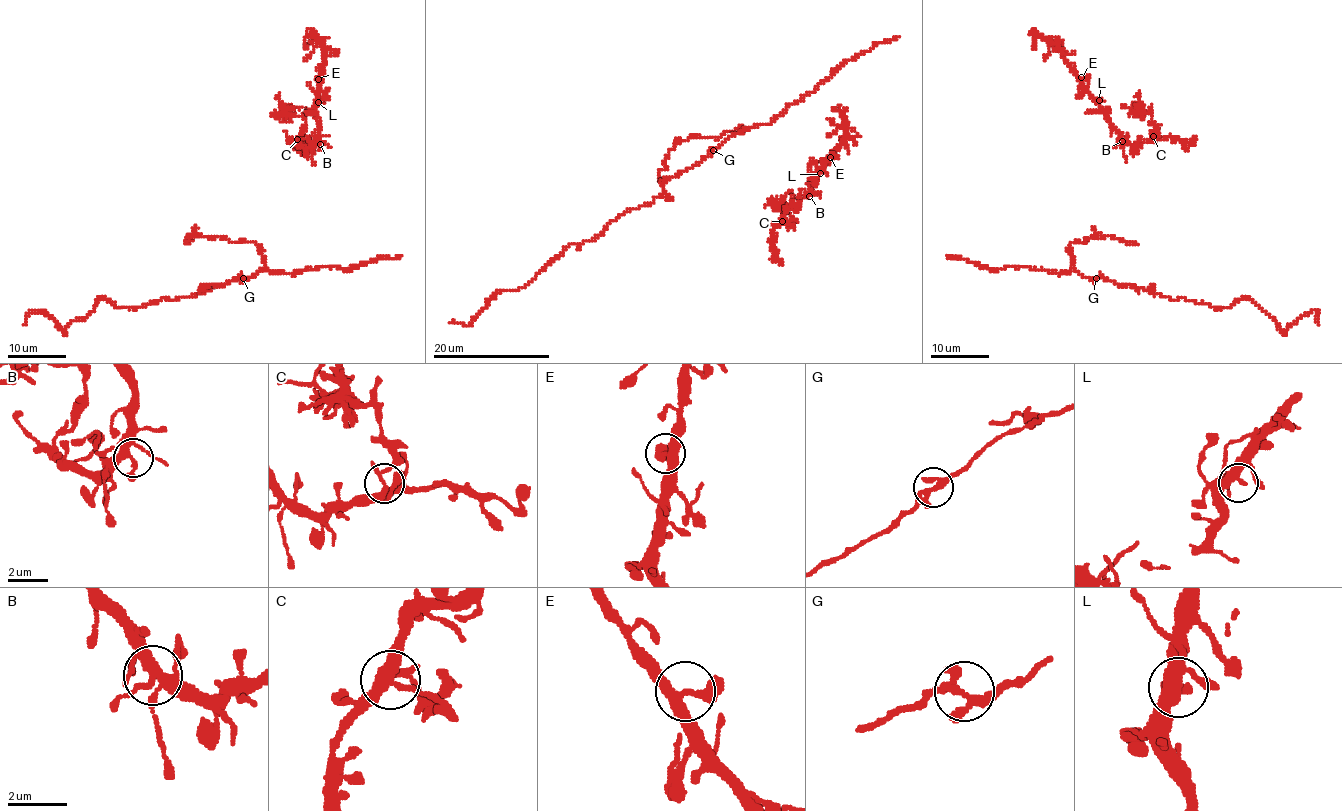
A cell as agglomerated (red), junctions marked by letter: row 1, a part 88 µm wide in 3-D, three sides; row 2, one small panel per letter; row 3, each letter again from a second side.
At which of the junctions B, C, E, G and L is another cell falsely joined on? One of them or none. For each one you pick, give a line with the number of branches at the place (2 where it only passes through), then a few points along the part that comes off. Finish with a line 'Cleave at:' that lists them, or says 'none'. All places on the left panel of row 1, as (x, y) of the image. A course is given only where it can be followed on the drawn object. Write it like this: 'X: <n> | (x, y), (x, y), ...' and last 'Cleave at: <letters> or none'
C: 5 | (296, 139), (303, 133), (305, 120), (285, 111), (293, 107)
Cleave at: C

